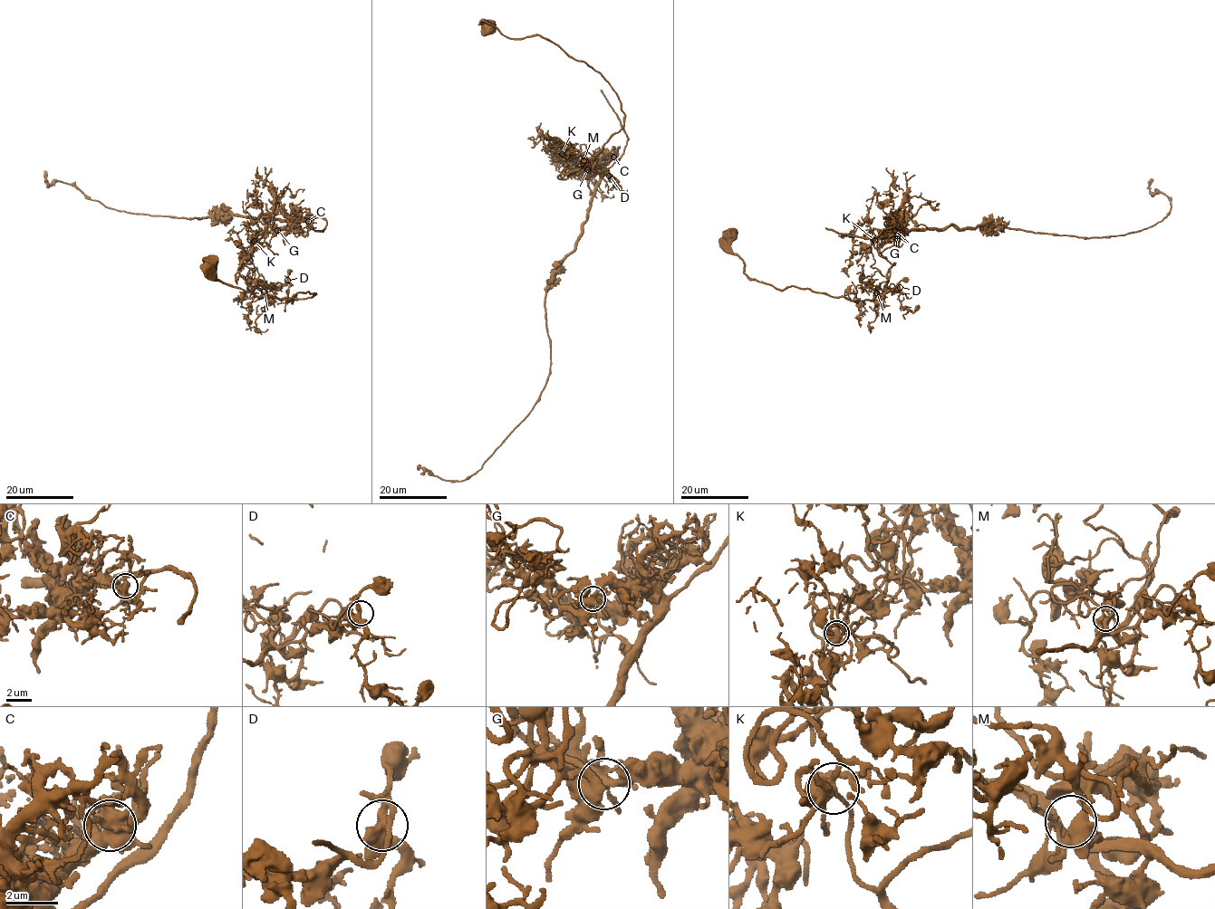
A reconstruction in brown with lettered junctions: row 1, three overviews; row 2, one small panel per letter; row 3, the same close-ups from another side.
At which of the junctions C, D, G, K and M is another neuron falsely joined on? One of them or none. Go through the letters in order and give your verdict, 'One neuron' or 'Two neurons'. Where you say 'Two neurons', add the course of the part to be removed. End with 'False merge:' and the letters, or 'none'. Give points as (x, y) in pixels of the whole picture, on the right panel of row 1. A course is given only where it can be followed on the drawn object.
C: One neuron
D: One neuron
G: Two neurons. Course of the part to remove: (897, 235), (1000, 224), (1090, 238), (1141, 231), (1171, 208), (1161, 192), (1152, 193), (1152, 178)
K: One neuron
M: One neuron
False merge: G

